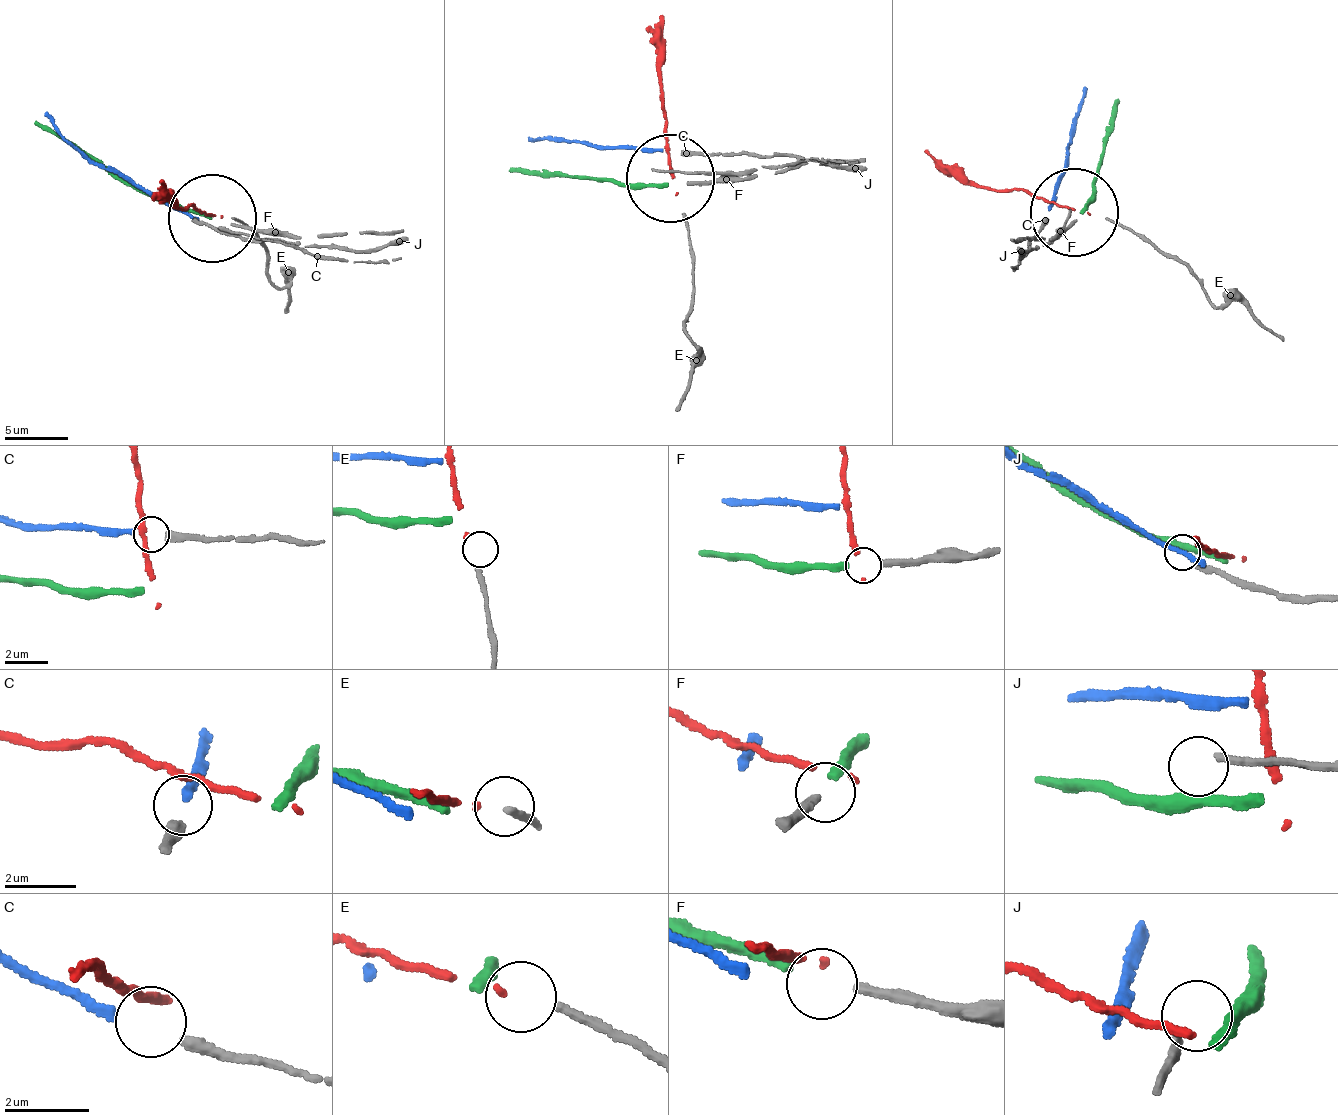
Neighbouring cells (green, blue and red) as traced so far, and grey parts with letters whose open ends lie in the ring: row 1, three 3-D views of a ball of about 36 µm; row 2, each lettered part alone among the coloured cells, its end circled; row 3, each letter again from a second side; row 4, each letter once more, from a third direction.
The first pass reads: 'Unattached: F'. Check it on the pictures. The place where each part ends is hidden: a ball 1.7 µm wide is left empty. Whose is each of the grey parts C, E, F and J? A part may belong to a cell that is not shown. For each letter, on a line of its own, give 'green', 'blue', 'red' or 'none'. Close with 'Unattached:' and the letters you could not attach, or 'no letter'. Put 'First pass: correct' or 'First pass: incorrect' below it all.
C: blue
E: red
F: green
J: none
Unattached: J
First pass: incorrect

